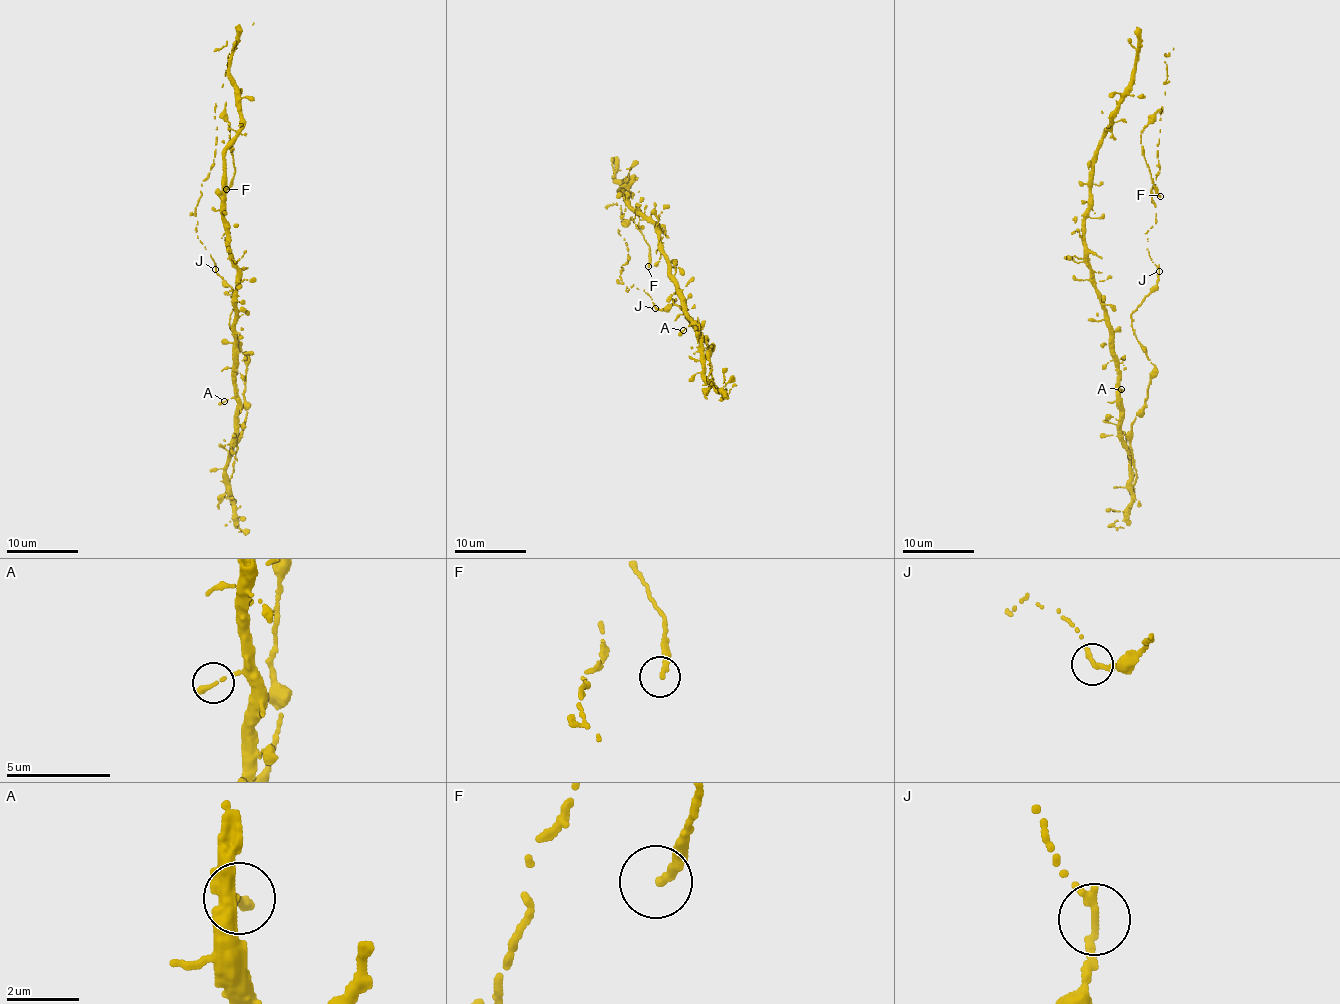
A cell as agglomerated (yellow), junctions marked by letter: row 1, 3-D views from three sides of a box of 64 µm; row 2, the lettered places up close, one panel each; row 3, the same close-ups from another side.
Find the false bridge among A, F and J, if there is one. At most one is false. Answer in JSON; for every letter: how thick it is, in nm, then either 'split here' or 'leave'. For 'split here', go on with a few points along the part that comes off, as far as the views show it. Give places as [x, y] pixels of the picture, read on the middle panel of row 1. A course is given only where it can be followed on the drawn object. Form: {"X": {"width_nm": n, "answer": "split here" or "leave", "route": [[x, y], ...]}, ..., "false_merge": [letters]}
{"A": {"width_nm": 320, "answer": "leave"}, "F": {"width_nm": 280, "answer": "leave"}, "J": {"width_nm": 320, "answer": "split here"}, "false_merge": ["J"]}

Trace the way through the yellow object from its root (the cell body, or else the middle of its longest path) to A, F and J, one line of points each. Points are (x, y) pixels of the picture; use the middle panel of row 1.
A: (711, 369), (713, 379), (710, 385), (702, 371), (700, 359), (703, 348), (694, 325), (683, 330)
F: (711, 369), (713, 345), (676, 299), (656, 310), (621, 280), (619, 232), (632, 216), (648, 266)
J: (711, 369), (706, 356), (713, 345), (708, 348), (705, 336), (671, 299), (676, 299), (671, 306), (656, 309)

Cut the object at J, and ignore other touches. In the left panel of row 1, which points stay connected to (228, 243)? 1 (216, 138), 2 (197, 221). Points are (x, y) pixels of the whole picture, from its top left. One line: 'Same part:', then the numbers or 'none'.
Same part: none

